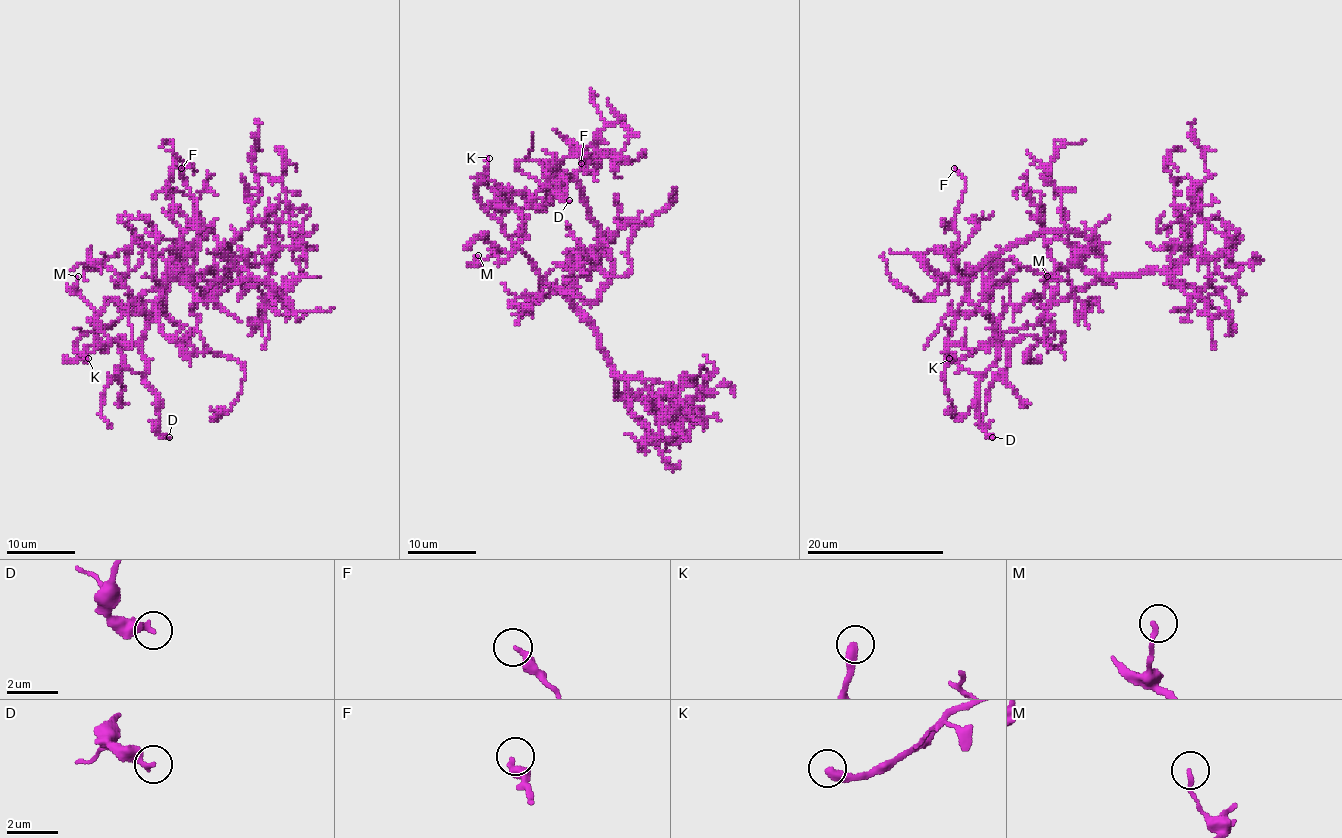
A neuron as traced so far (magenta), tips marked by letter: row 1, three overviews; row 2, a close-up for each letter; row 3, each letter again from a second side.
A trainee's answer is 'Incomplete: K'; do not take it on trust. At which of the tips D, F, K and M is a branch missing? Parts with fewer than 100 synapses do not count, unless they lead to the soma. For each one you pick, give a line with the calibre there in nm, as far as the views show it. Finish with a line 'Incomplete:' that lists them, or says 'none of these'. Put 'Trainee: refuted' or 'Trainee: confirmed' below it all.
K: Thickness 380 nm
Incomplete: K
Trainee: confirmed

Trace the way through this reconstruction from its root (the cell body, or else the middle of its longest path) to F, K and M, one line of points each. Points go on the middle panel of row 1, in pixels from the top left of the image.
F: (605, 282), (610, 248), (574, 178), (590, 164), (602, 166), (597, 161), (597, 168), (585, 175), (581, 163)
K: (605, 282), (593, 301), (574, 288), (571, 303), (540, 276), (477, 194), (475, 185), (489, 158)
M: (605, 282), (608, 243), (585, 192), (564, 175), (559, 195), (523, 211), (521, 243), (508, 259), (478, 255)

